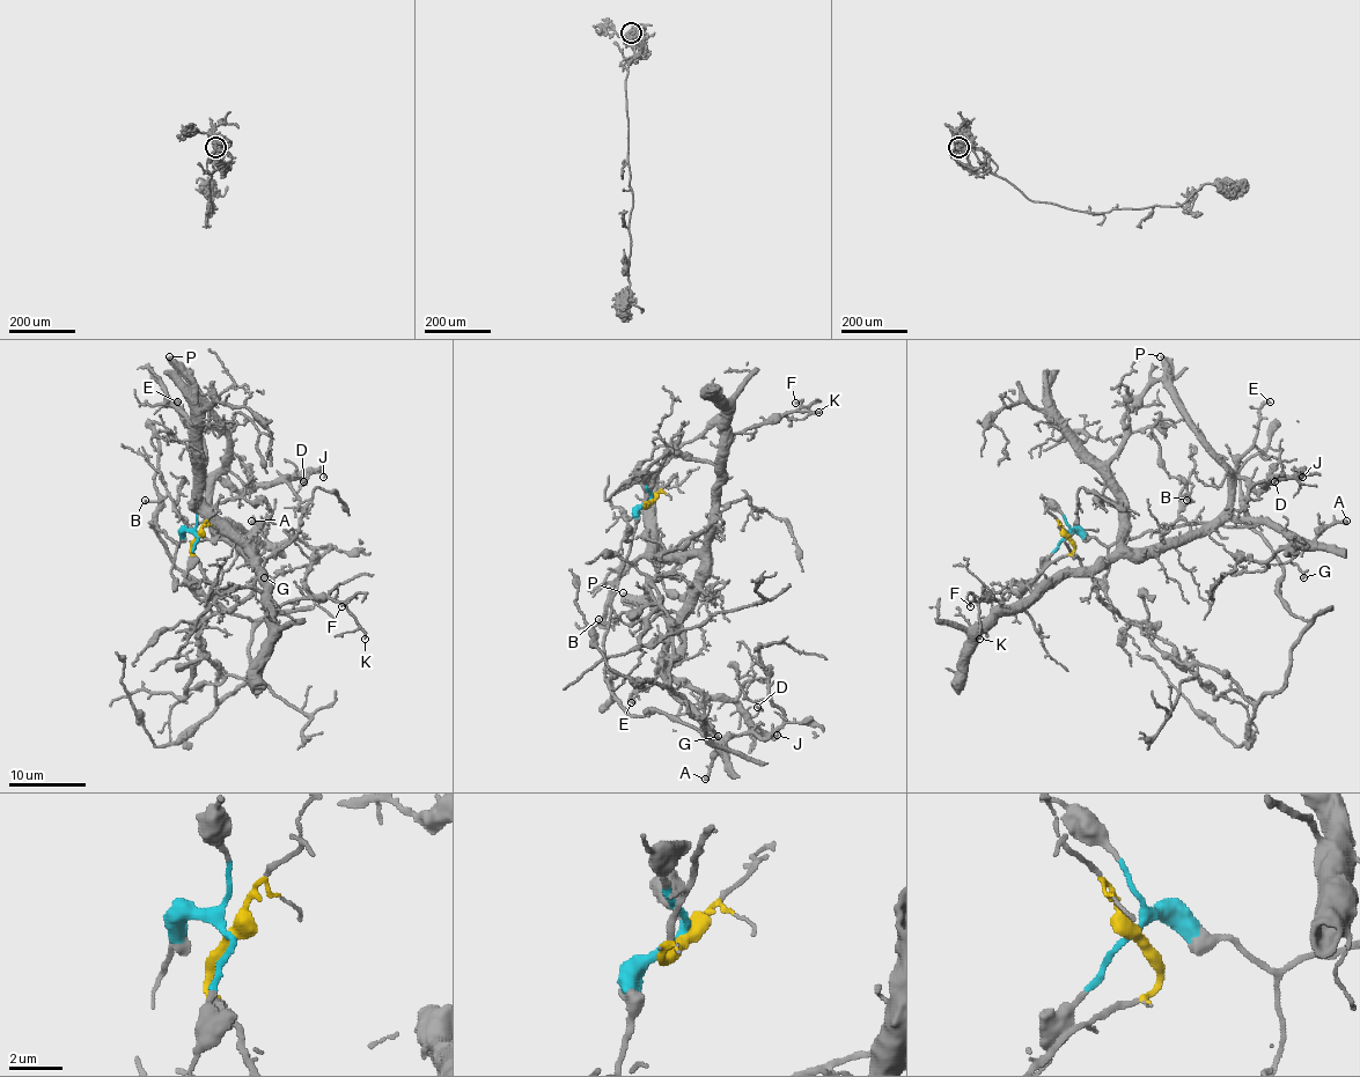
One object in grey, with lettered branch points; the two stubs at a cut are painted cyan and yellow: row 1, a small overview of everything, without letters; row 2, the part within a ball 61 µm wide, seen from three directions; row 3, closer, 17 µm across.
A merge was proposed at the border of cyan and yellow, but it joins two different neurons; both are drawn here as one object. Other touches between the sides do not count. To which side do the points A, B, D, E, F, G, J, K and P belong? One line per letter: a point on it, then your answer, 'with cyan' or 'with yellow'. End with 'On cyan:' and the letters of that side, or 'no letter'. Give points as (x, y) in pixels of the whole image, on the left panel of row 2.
A: at (251, 521); with yellow
B: at (145, 500); with yellow
D: at (303, 481); with yellow
E: at (177, 401); with yellow
F: at (342, 606); with yellow
G: at (264, 577); with yellow
J: at (323, 477); with yellow
K: at (365, 639); with yellow
P: at (169, 356); with yellow
On cyan: no letter

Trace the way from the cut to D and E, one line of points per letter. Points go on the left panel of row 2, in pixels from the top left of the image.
D: (196, 536), (211, 583), (261, 591), (213, 524), (207, 488), (302, 482)
E: (196, 536), (192, 553), (211, 583), (261, 591), (249, 557), (213, 524), (205, 456), (176, 401)

